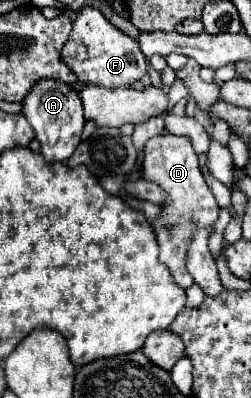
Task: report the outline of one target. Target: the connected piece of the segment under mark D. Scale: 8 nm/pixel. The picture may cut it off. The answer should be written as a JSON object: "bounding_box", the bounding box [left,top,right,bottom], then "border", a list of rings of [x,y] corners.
{"bounding_box":[143,134,219,288],"border":[[[157,134],[153,136],[147,144],[145,144],[145,160],[143,160],[143,178],[147,178],[149,182],[155,182],[157,186],[161,186],[167,196],[165,196],[165,202],[161,204],[161,212],[157,216],[157,220],[151,224],[153,226],[153,232],[157,236],[157,242],[159,242],[159,262],[163,262],[169,270],[171,270],[171,276],[177,284],[181,284],[181,288],[189,288],[193,284],[193,278],[191,274],[187,272],[187,250],[189,250],[189,242],[191,242],[191,236],[195,232],[195,228],[209,228],[217,222],[219,218],[219,206],[215,202],[215,196],[211,194],[209,186],[205,184],[205,178],[199,170],[199,160],[197,160],[197,154],[189,142],[189,138],[181,138],[181,136],[173,136],[173,134]]]}

